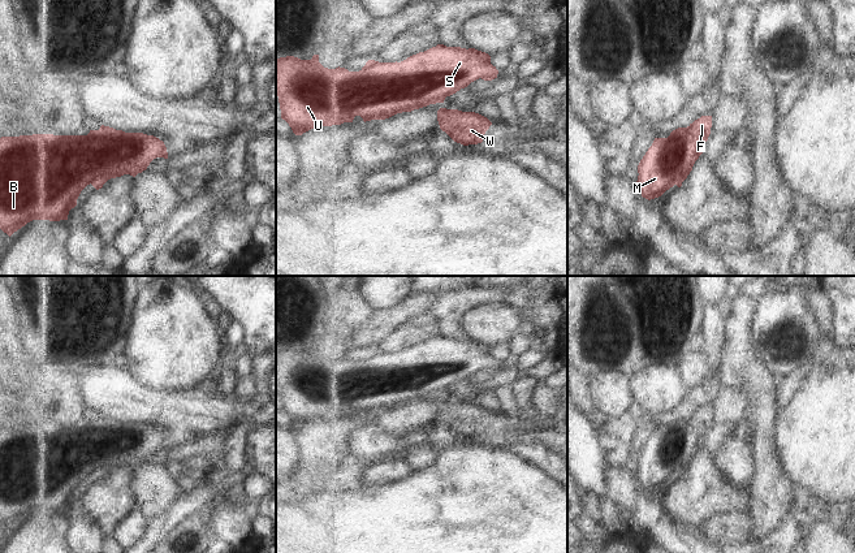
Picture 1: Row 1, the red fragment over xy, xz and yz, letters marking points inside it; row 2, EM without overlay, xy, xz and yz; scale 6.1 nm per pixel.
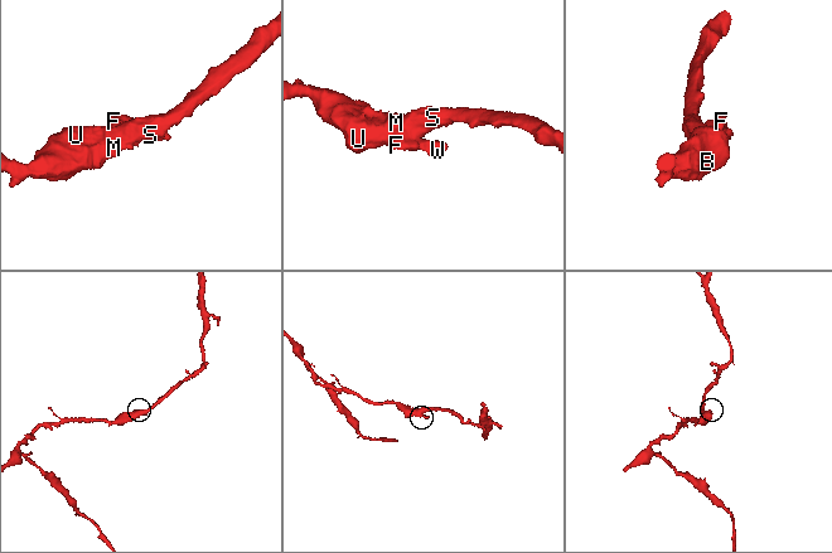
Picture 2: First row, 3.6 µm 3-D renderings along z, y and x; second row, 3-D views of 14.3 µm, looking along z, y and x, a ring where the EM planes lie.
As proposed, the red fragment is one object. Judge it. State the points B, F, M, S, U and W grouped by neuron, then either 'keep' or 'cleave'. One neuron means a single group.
groups B M S U / F W; cleave

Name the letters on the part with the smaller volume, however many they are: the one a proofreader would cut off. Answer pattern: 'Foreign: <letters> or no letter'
Foreign: F, W

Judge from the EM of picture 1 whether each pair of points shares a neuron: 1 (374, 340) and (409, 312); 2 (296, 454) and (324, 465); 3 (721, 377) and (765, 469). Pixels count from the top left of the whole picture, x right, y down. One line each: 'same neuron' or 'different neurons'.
1: same neuron
2: different neurons
3: same neuron

